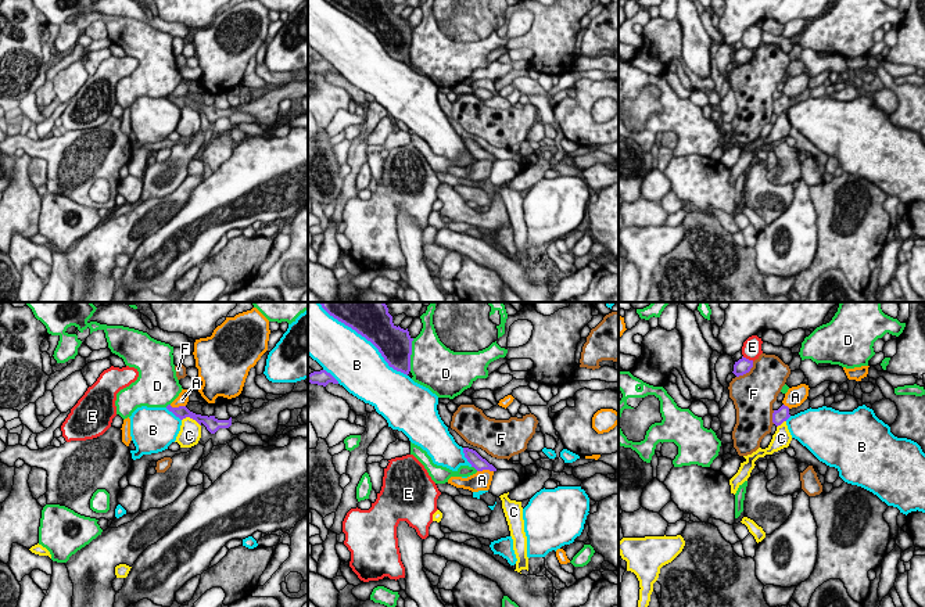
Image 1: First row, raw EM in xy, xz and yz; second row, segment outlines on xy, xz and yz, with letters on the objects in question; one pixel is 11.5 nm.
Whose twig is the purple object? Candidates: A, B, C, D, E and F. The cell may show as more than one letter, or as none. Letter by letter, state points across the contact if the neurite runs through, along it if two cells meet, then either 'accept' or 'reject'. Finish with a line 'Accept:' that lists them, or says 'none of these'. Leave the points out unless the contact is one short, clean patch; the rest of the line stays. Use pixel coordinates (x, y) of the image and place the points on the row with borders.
A: reject
B: reject
C: border along xy (182, 419), (192, 417), (200, 426); reject
D: reject
E: reject
F: reject
Accept: none of these

